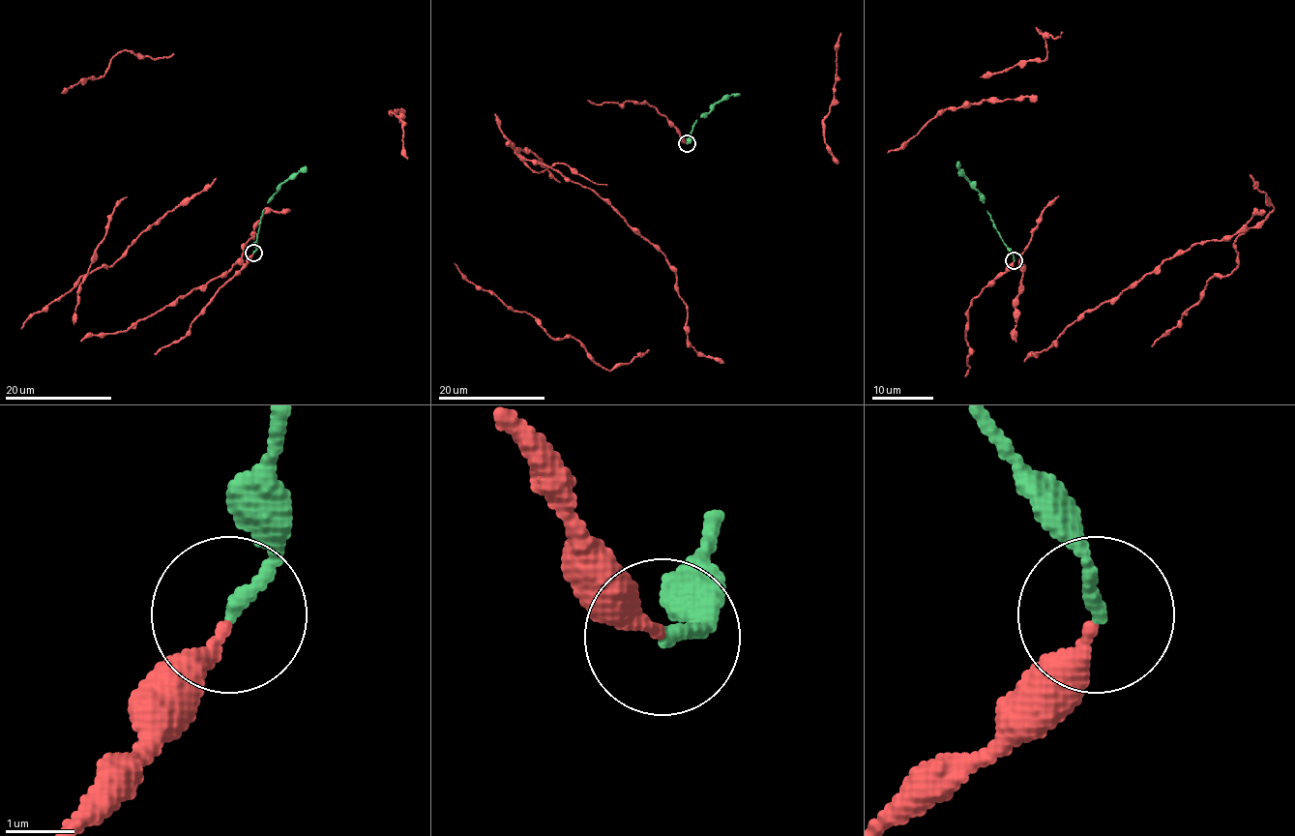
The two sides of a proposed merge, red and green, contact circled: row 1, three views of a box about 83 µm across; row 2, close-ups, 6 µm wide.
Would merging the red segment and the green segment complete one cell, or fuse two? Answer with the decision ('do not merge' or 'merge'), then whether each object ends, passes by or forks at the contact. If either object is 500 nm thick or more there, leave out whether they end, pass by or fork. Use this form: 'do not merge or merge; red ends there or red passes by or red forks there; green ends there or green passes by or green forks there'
merge; red ends there; green ends there

